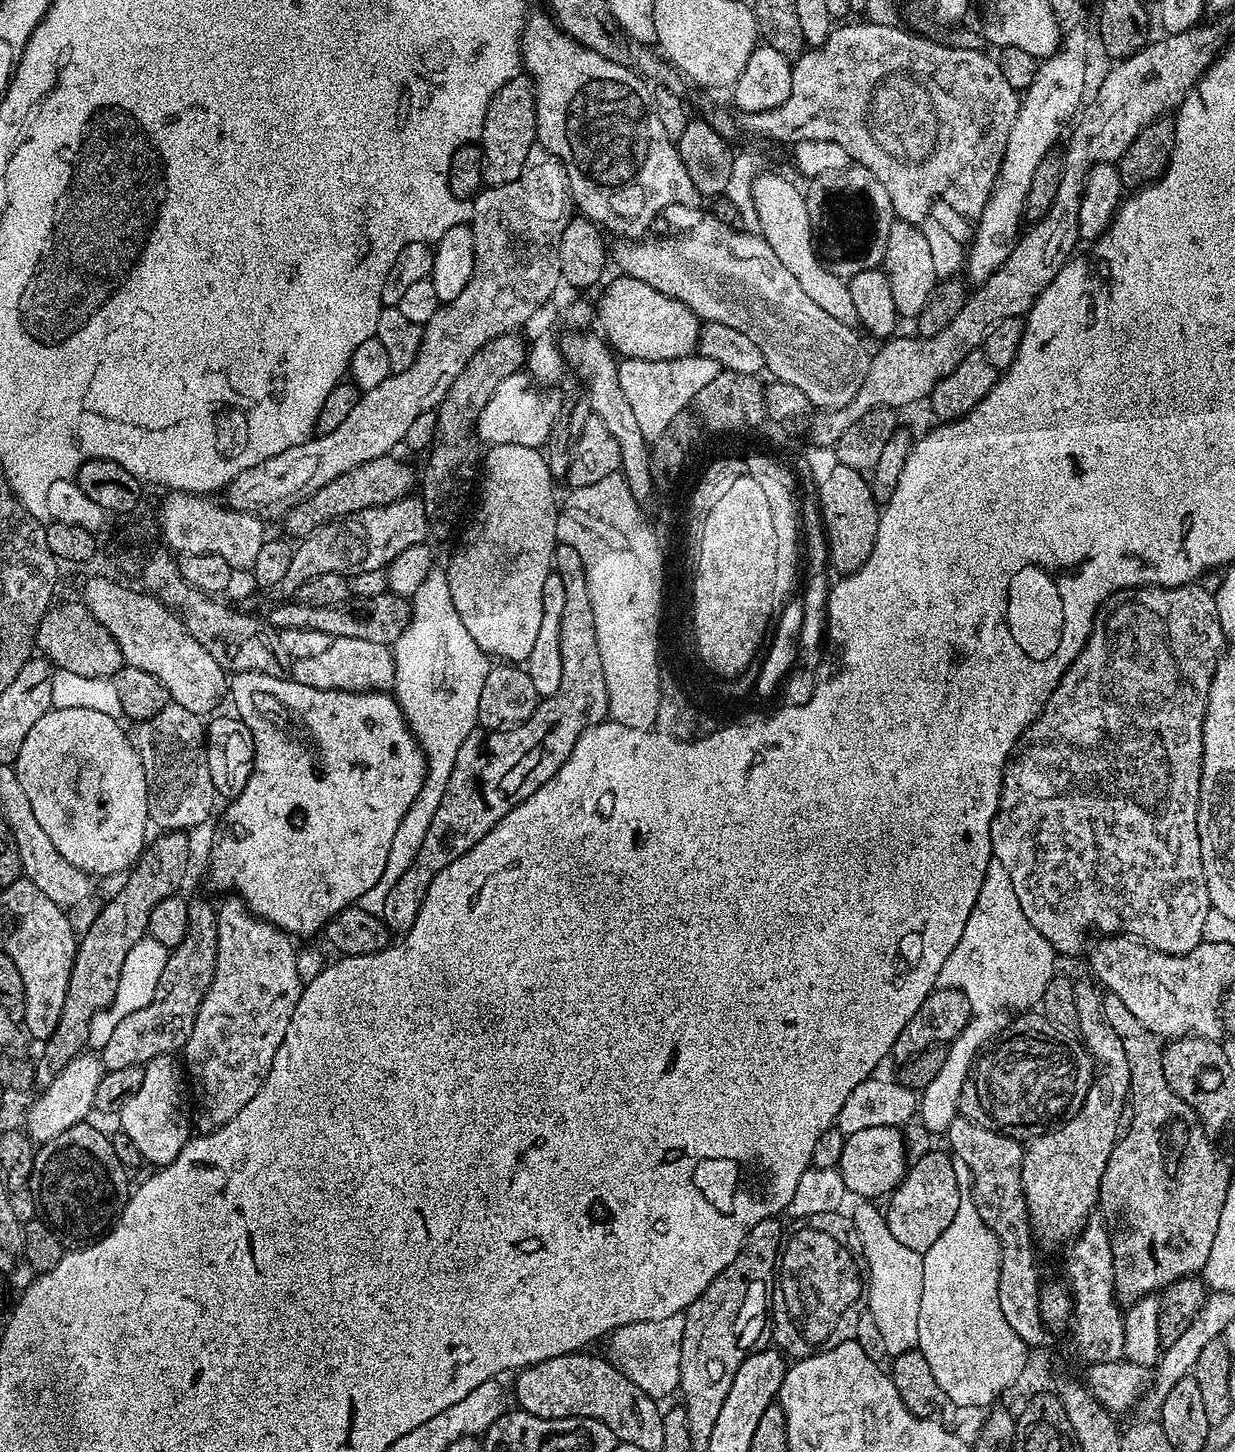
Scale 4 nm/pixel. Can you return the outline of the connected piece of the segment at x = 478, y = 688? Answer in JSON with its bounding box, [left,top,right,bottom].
[358,570,490,916]

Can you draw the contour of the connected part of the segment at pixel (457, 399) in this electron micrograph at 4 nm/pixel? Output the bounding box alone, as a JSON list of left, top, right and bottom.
[422,334,526,537]

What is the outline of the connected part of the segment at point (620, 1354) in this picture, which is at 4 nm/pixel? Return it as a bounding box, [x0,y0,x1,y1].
[608,1313,685,1400]

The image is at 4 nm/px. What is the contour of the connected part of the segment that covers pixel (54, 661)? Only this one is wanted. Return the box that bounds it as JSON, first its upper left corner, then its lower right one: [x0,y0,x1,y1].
[35,602,126,678]

